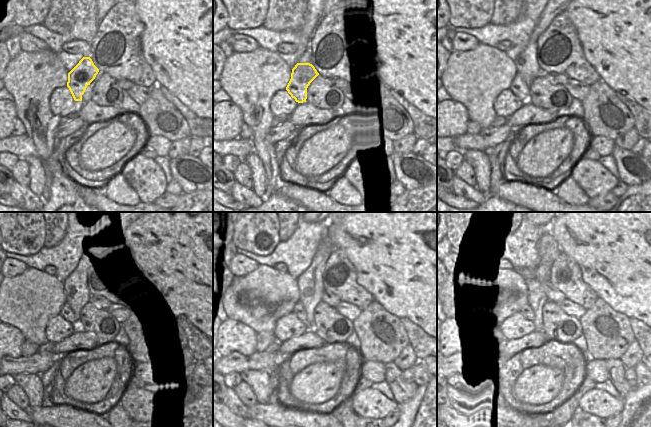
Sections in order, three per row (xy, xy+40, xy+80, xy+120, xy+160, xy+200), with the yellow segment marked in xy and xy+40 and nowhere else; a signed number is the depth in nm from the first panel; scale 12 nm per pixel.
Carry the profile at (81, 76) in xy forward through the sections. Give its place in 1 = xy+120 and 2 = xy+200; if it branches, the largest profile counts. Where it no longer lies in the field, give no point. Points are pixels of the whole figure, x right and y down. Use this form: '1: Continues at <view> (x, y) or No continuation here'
1: Continues at xy+120 (66, 312)
2: Continues at xy+200 (526, 310).

